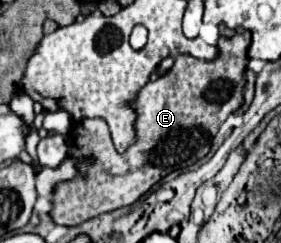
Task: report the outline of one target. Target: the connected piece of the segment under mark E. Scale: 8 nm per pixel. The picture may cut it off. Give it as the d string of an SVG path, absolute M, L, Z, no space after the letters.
M248 31L236 33L232 37L220 37L218 47L220 55L214 61L202 61L192 55L180 55L172 69L168 69L164 75L160 75L156 81L150 81L136 97L134 109L138 113L136 121L136 143L126 149L126 153L118 153L112 145L112 137L108 131L108 123L104 119L82 119L74 131L70 133L70 155L94 155L94 163L82 163L84 179L78 175L72 181L60 183L54 191L54 209L52 219L58 225L80 225L92 217L98 217L102 213L114 211L118 207L132 205L138 201L154 183L158 183L162 177L176 169L188 169L198 159L202 159L210 151L212 137L216 135L218 127L226 121L230 113L240 109L244 103L244 87L246 87L246 69L248 69L248 43L252 35Z

